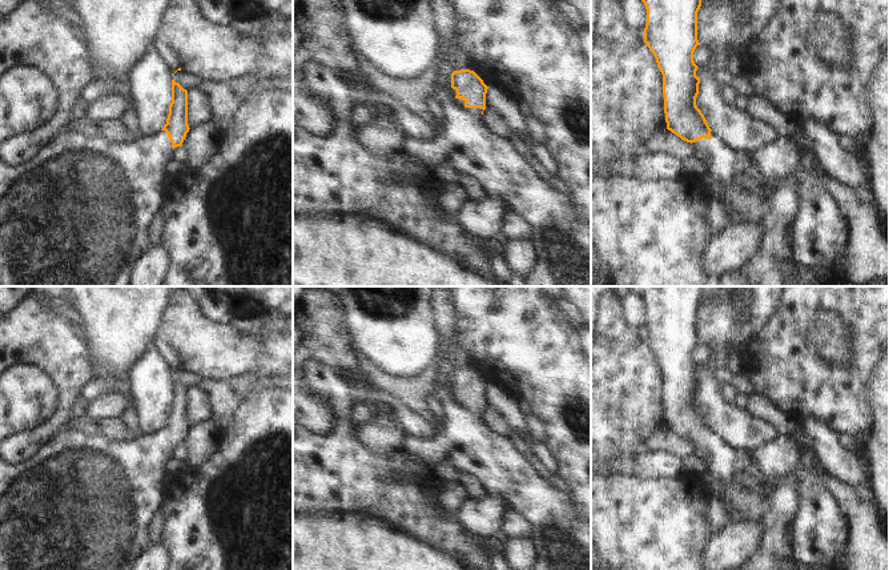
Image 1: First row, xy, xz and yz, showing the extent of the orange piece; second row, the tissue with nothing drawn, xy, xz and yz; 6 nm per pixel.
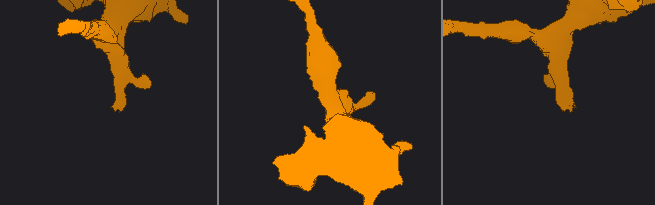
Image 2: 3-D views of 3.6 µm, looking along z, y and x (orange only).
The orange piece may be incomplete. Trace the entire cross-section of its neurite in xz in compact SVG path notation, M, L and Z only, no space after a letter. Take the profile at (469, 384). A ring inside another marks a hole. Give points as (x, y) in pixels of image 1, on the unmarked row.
M470 368L454 369L451 372L451 394L455 402L466 412L482 414L486 408L486 392L488 385Z

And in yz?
M627 286L629 293L639 296L647 308L644 341L653 352L657 366L663 373L664 412L667 428L681 438L691 441L696 449L696 457L708 463L708 474L720 478L725 483L725 491L720 497L733 507L733 522L764 518L767 513L765 497L747 493L736 483L737 450L723 439L712 429L696 405L700 376L696 374L697 364L693 350L697 344L697 310L701 305L703 286Z

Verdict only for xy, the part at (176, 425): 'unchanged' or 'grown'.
grown

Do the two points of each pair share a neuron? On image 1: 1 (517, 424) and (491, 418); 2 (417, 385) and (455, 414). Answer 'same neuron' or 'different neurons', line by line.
1: different neurons
2: different neurons

